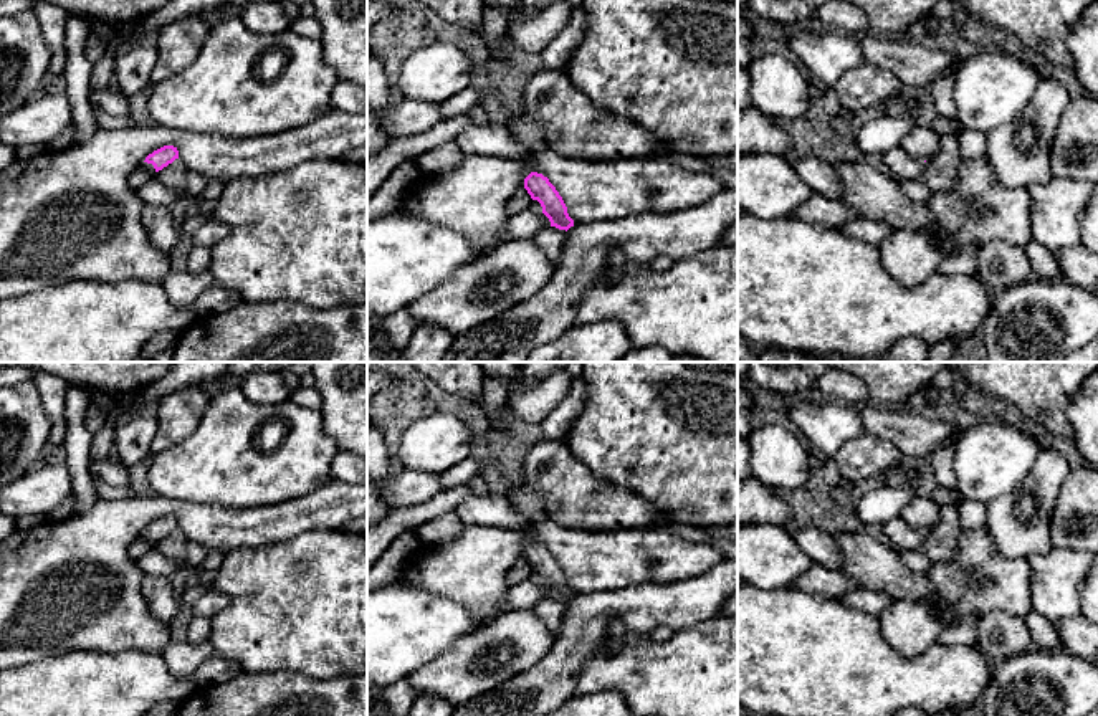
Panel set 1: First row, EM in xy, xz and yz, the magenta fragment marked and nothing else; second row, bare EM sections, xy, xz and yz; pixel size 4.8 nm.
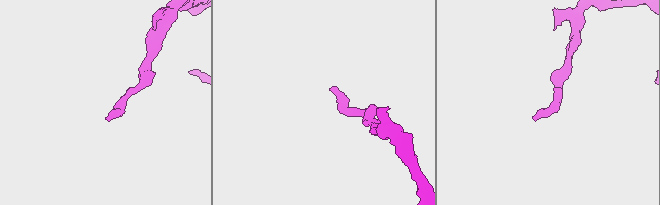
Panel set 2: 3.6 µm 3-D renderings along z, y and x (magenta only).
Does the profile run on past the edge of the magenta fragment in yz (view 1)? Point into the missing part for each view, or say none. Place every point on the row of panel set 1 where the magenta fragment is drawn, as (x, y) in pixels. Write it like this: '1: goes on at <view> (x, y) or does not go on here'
1: does not go on here

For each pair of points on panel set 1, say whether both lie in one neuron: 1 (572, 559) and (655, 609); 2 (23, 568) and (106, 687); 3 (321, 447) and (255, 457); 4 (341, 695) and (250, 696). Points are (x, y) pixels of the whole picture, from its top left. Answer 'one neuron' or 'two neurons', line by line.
1: two neurons
2: two neurons
3: one neuron
4: one neuron

